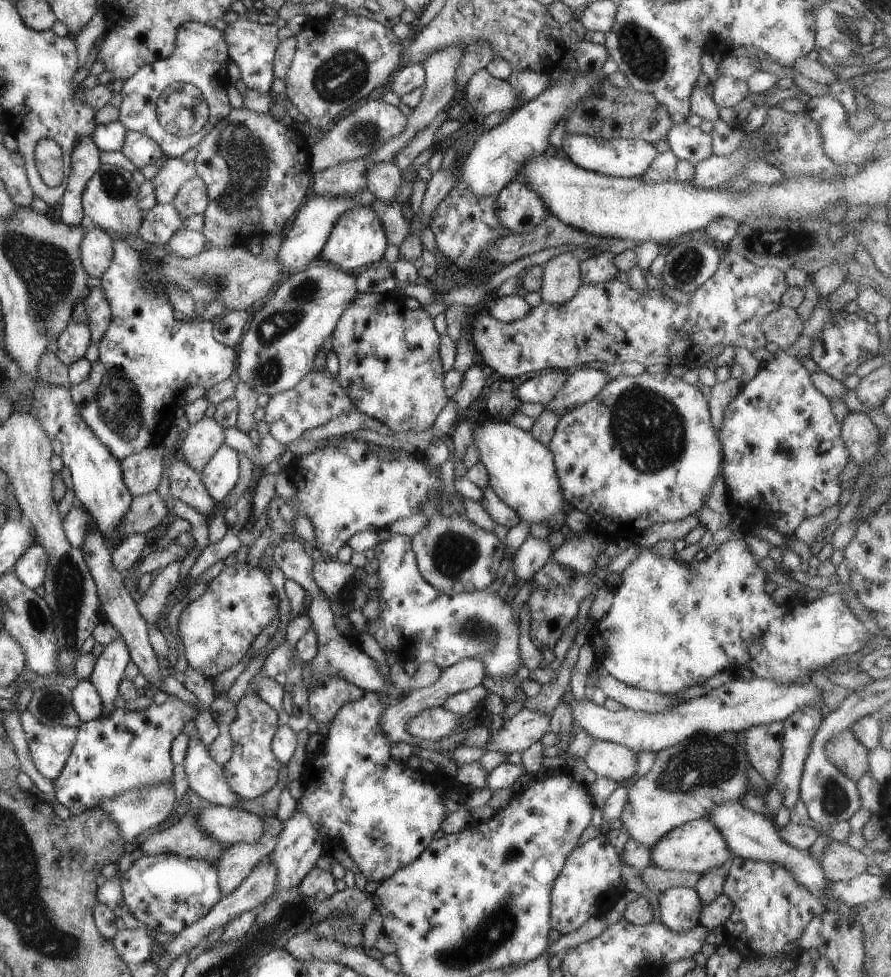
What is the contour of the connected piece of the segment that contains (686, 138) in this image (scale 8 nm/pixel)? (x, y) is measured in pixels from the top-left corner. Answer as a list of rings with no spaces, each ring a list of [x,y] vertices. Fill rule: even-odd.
[[[687,122],[675,124],[667,136],[670,150],[677,159],[692,164],[713,158],[712,138],[707,127],[693,127]]]

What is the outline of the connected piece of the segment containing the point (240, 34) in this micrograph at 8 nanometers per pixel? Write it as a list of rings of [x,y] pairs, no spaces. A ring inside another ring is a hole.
[[[232,16],[228,18],[228,26],[222,32],[226,46],[228,46],[229,60],[238,65],[241,79],[248,89],[258,92],[272,92],[274,80],[275,52],[280,44],[278,26],[274,22],[268,24],[256,23],[246,19],[245,16]]]

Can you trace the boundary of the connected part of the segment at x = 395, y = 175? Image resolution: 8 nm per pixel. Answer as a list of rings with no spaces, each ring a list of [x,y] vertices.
[[[378,162],[366,174],[366,188],[374,194],[376,200],[390,204],[400,190],[403,182],[402,172],[394,162]]]

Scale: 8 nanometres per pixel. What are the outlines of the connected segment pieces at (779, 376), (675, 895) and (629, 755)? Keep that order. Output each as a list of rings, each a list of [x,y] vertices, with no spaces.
[[[828,300],[814,307],[798,340],[792,346],[779,350],[770,362],[765,362],[752,380],[742,384],[739,394],[724,409],[723,422],[718,431],[723,448],[720,474],[729,491],[728,495],[738,504],[754,510],[760,527],[770,526],[782,536],[792,535],[802,520],[816,516],[838,502],[841,493],[840,475],[850,461],[841,425],[836,420],[829,398],[814,386],[811,373],[802,364],[802,358],[810,357],[810,346],[830,324],[834,314],[836,312],[830,308]]]
[[[675,886],[659,895],[660,918],[672,932],[684,934],[699,923],[701,898],[695,888]]]
[[[594,739],[584,756],[586,766],[598,777],[604,776],[622,785],[636,772],[638,755],[631,748],[610,742]]]

